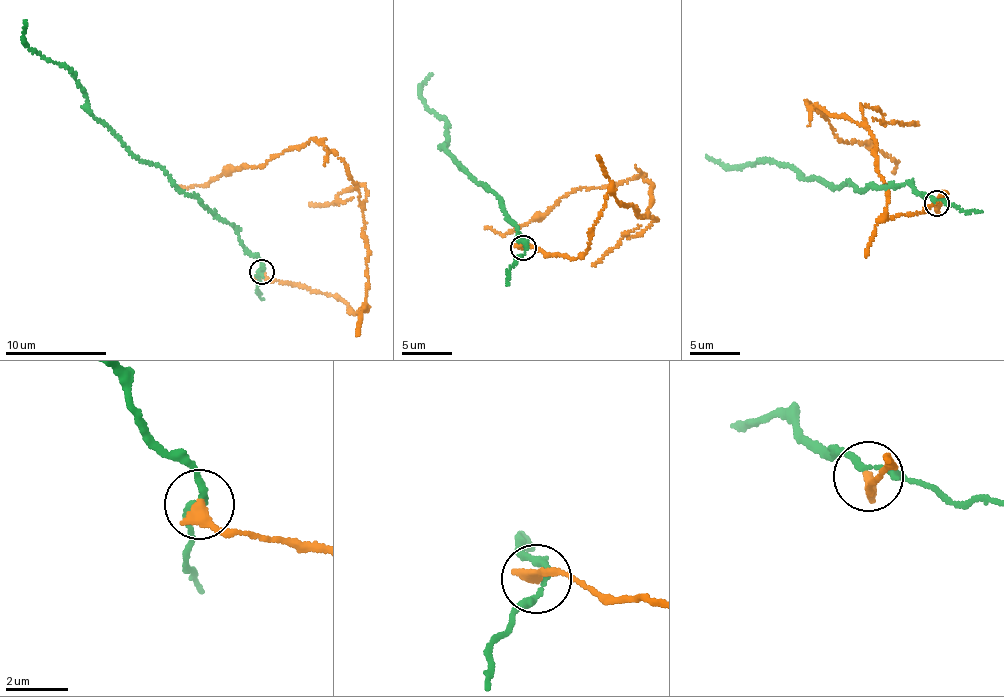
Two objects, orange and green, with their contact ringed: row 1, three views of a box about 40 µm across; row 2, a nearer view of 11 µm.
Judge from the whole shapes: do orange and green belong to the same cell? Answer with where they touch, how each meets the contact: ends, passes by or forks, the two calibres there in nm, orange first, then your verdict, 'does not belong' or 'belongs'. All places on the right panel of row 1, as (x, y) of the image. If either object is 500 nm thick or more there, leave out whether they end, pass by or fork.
at (936, 203); orange ends there; green passes by; 400 nm thick on the orange side, 170 nm on the other; does not belong

